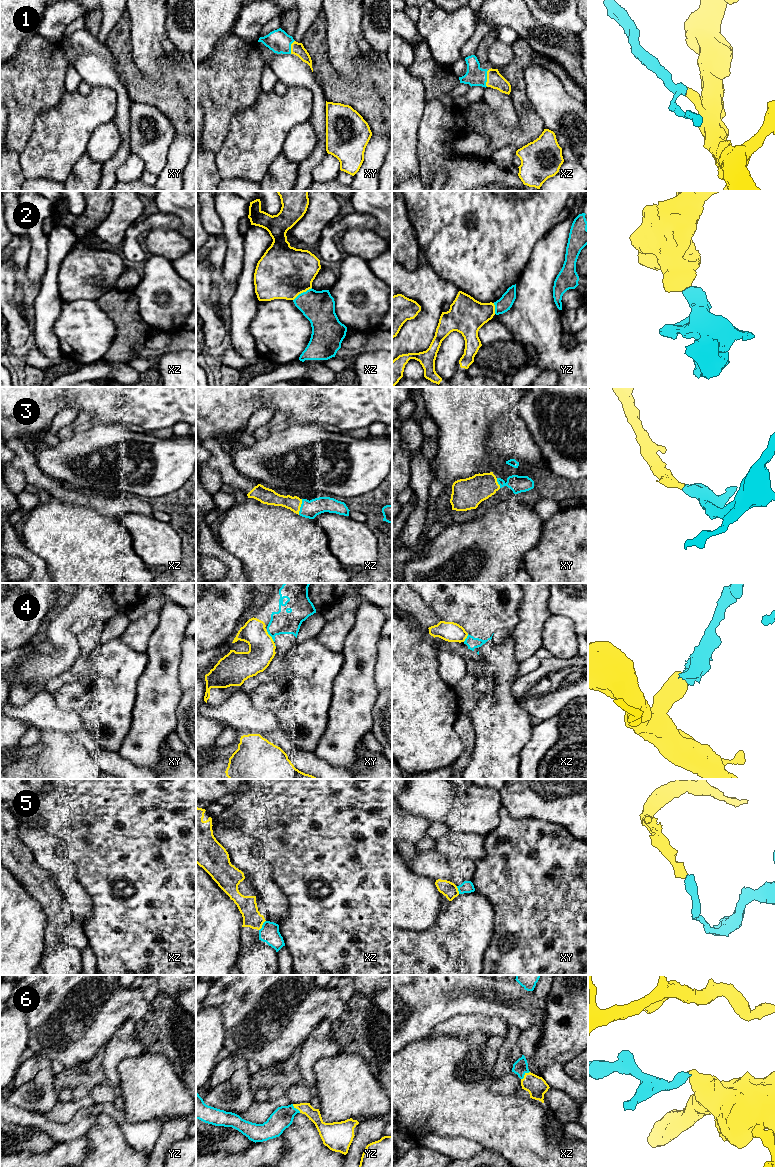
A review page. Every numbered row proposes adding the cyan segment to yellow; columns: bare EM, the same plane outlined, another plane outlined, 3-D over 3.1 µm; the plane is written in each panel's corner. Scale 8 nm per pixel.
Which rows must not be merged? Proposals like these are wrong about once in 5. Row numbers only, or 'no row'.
2, 4

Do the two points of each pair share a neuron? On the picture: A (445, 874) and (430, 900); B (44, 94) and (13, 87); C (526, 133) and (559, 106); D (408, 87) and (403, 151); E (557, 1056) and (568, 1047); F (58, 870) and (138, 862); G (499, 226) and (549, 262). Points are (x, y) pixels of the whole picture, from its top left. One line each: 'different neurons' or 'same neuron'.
A: different neurons
B: same neuron
C: different neurons
D: same neuron
E: same neuron
F: different neurons
G: different neurons

